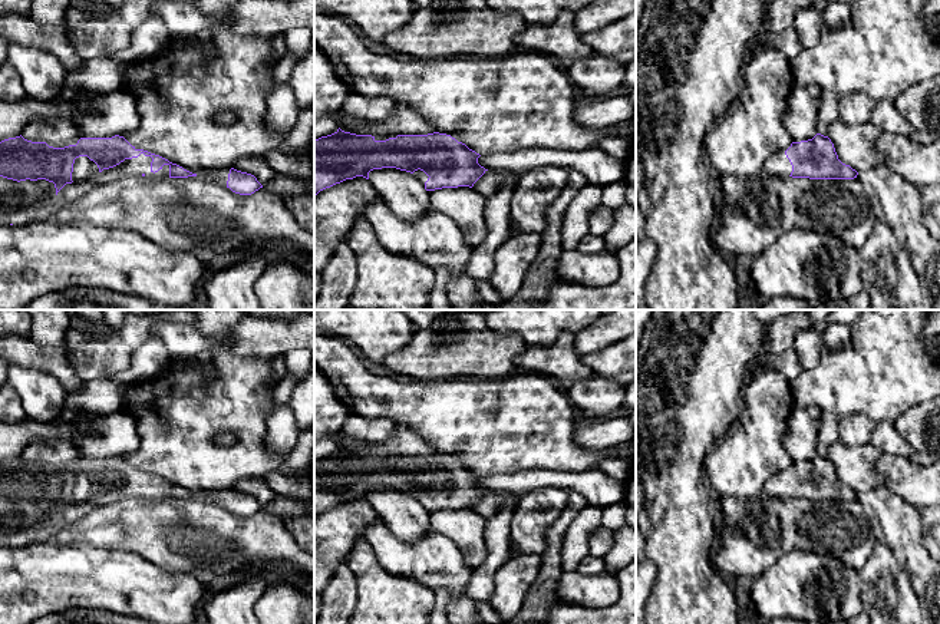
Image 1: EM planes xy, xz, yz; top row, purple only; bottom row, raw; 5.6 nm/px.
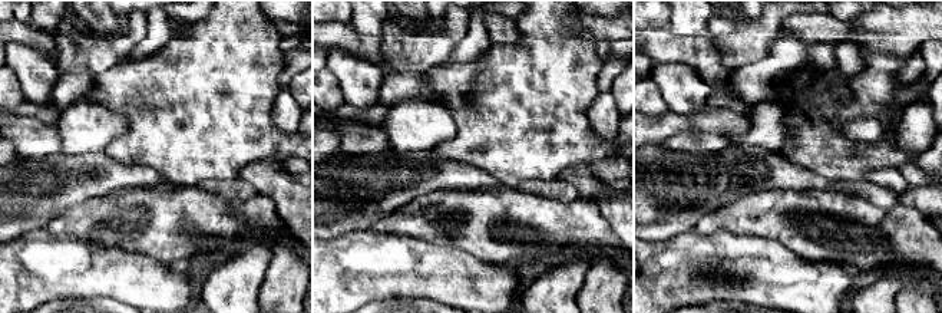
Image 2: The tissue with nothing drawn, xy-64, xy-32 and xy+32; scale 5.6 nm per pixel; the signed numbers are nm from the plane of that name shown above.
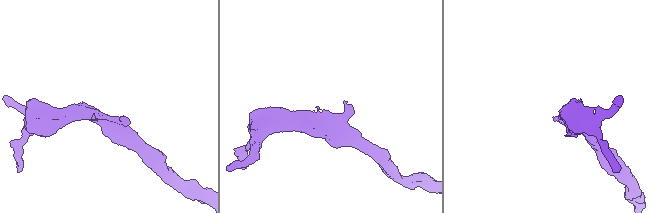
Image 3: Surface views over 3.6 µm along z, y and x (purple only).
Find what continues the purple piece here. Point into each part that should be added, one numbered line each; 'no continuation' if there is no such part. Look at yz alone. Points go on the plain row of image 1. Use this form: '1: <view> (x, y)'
1: yz (778, 487)

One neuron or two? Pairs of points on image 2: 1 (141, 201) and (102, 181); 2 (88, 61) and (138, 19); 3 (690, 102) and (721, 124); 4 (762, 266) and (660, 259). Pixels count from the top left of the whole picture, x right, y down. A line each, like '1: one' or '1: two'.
1: two
2: one
3: two
4: one

